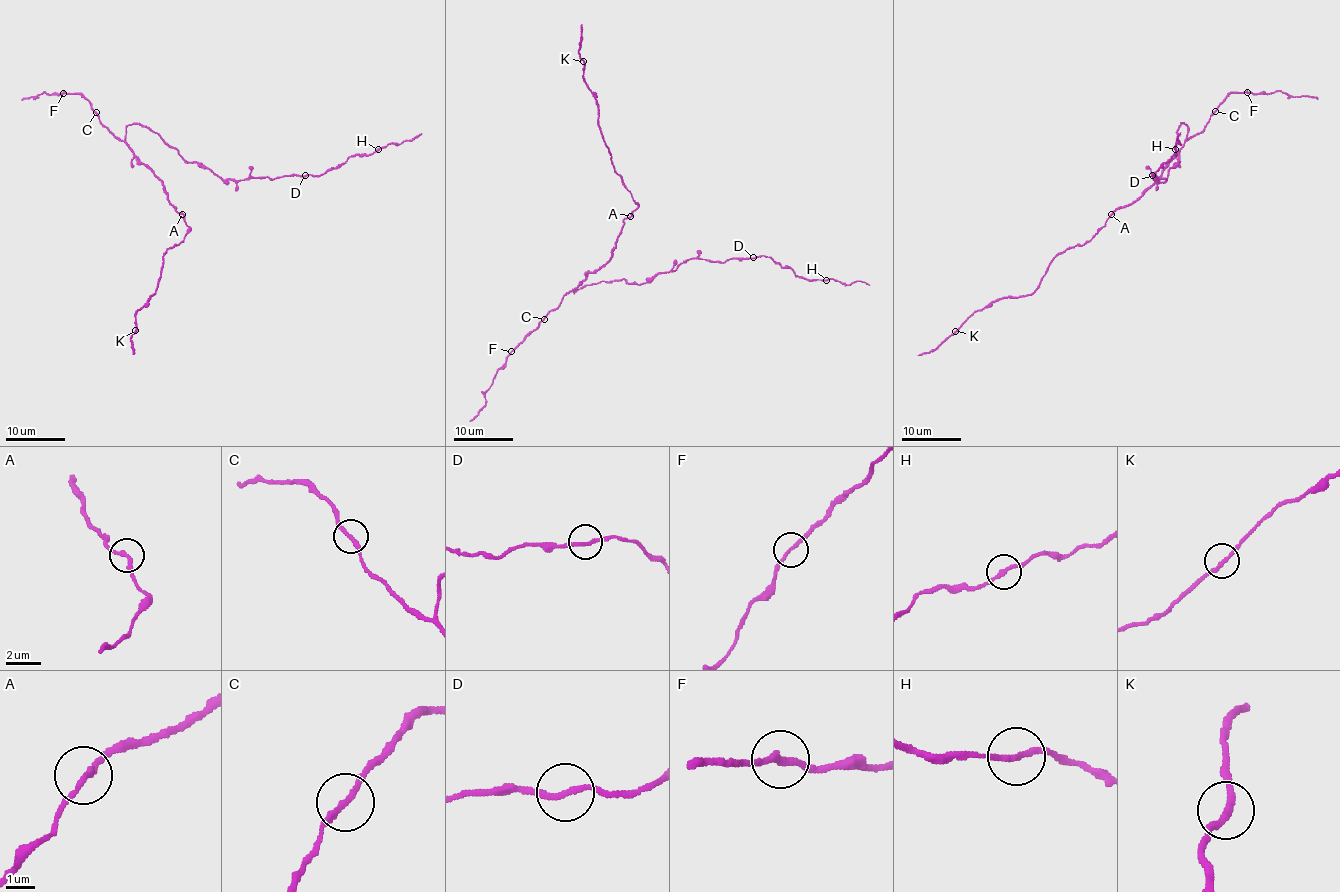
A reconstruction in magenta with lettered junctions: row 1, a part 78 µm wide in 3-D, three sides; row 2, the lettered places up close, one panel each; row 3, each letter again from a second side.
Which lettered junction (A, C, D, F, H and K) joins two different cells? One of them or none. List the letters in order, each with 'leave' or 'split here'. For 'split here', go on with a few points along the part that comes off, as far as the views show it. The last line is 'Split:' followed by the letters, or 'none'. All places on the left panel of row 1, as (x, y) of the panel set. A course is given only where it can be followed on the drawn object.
A: leave
C: leave
D: leave
F: leave
H: leave
K: leave
Split: none

